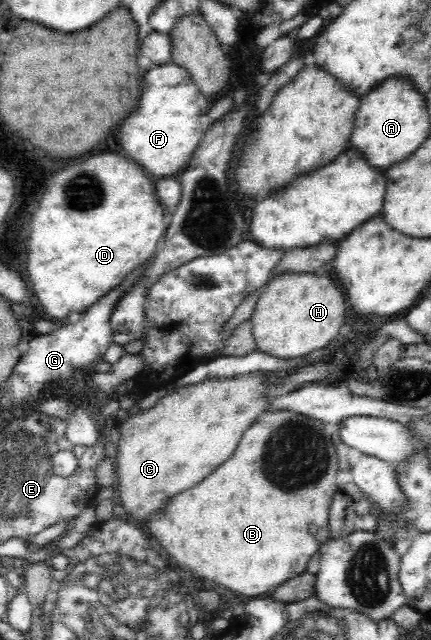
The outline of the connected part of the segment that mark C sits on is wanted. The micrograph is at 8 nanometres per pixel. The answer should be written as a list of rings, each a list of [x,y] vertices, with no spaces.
[[[260,371],[232,377],[206,377],[200,383],[170,386],[164,397],[161,397],[149,409],[139,410],[130,417],[117,438],[119,452],[117,453],[117,470],[120,499],[127,510],[127,516],[135,519],[150,517],[158,511],[172,495],[188,489],[190,485],[200,483],[209,473],[212,473],[224,460],[236,451],[236,447],[249,427],[256,422],[260,415],[268,409],[271,397],[268,395],[270,382],[268,376]]]

